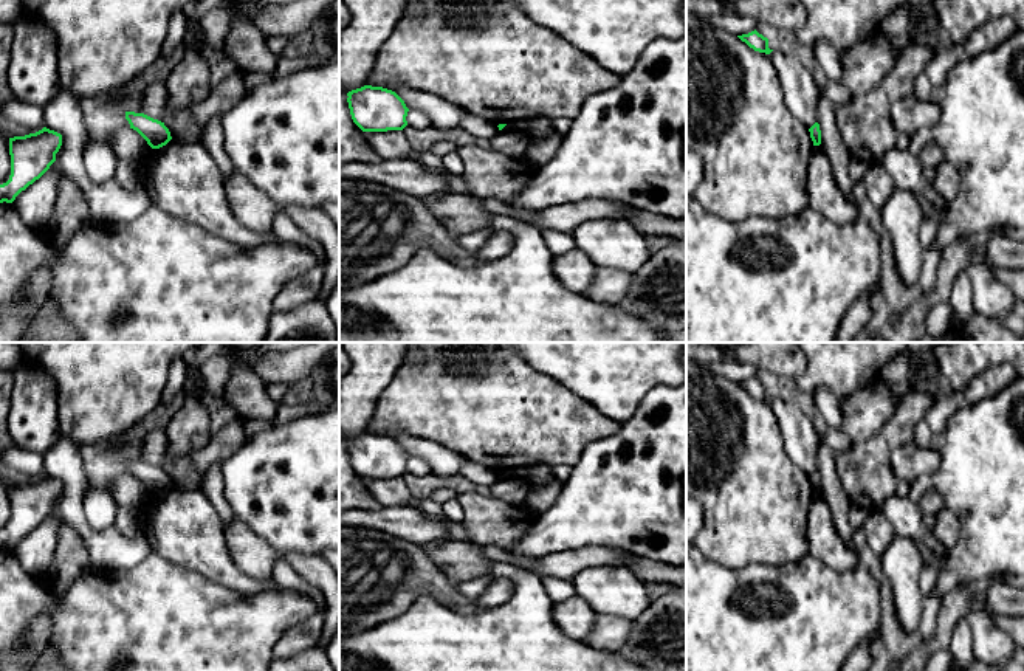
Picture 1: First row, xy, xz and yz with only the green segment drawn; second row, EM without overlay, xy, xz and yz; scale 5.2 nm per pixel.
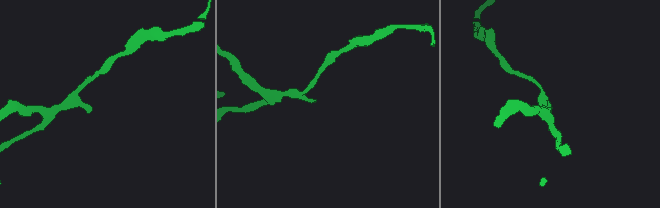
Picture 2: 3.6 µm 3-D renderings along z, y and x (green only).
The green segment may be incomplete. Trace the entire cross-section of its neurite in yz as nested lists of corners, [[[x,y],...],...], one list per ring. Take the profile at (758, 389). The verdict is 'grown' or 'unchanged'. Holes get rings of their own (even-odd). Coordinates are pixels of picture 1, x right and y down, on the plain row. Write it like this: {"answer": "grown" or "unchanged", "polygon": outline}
{"answer": "unchanged", "polygon": [[[756,377],[748,381],[737,383],[737,384],[754,398],[765,400],[765,401],[770,401],[773,398],[768,395],[768,386],[759,381]]]}

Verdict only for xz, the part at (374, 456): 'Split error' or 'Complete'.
Complete

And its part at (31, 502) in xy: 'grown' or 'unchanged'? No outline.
unchanged

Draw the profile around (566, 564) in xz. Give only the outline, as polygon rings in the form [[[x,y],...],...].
[[[589,545],[575,550],[550,553],[545,558],[541,558],[530,572],[539,578],[553,576],[564,581],[572,581],[586,569],[596,566],[620,567],[620,564],[629,556],[629,553],[620,549]]]

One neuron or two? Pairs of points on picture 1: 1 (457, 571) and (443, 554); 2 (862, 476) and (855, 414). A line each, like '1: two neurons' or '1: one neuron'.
1: one neuron
2: two neurons

